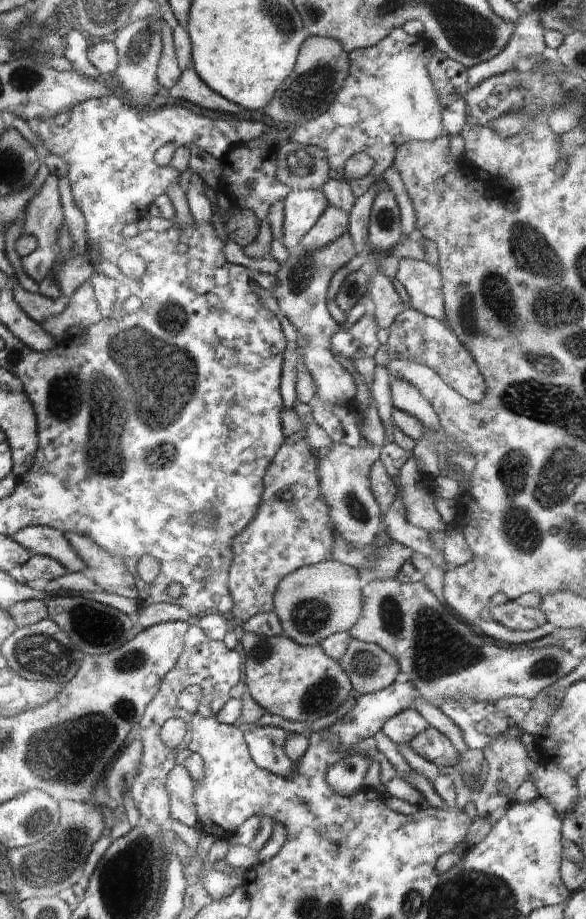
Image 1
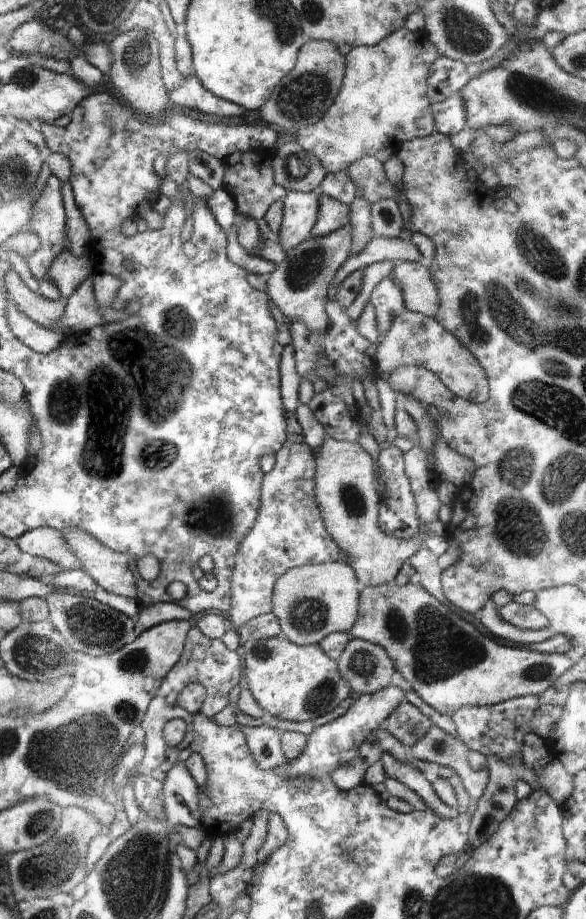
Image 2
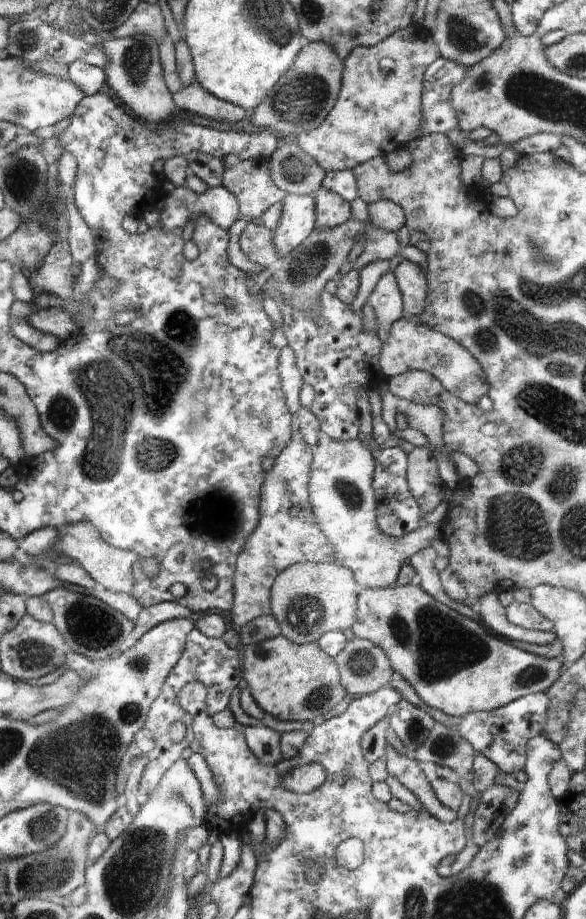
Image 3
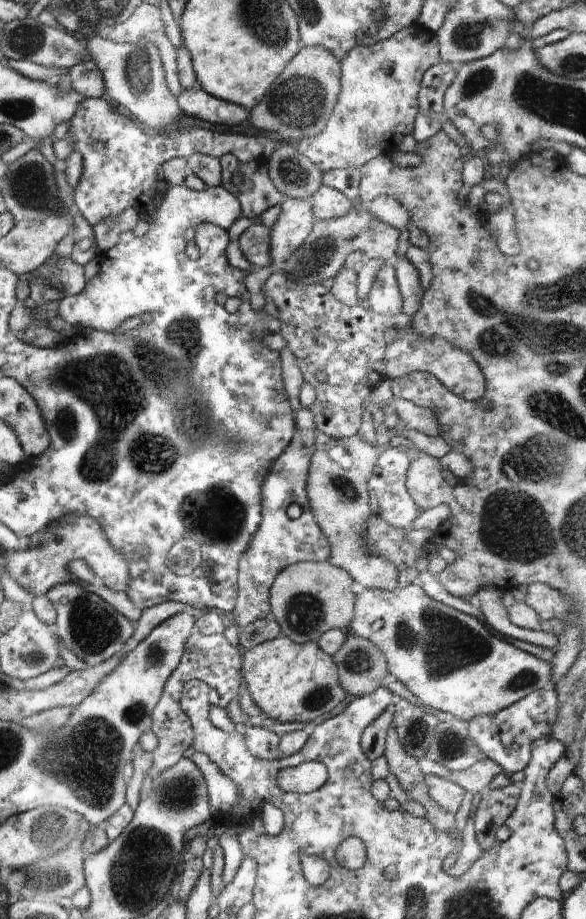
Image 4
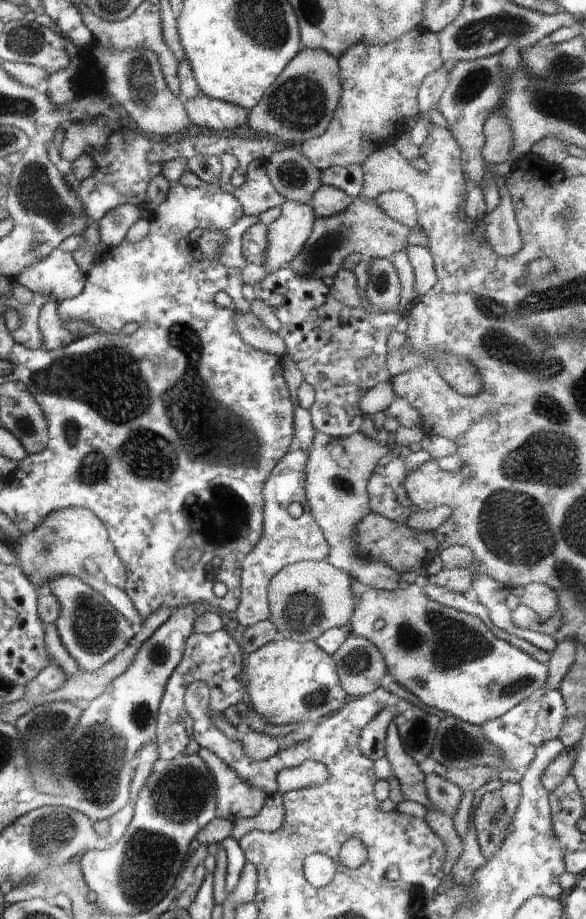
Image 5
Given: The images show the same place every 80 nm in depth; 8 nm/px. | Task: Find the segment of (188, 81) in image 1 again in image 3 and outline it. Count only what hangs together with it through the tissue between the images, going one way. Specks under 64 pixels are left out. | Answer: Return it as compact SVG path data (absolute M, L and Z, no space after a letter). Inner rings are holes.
M196 80L189 85L184 84L177 93L174 93L174 102L185 117L200 114L212 120L238 122L246 116L246 111L241 106L206 92Z

